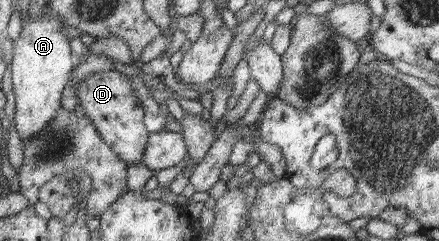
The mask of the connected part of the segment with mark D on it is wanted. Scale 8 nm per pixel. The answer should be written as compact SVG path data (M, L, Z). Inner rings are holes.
M103 70L87 76L77 86L77 103L85 109L87 119L91 119L101 139L105 141L121 160L127 164L142 163L148 135L144 126L145 108L139 104L133 88L133 82L127 74L117 70Z

